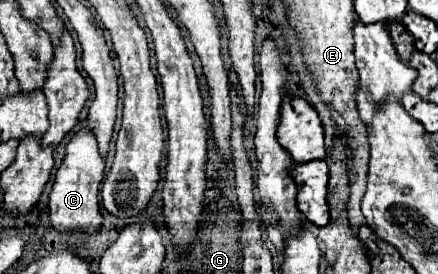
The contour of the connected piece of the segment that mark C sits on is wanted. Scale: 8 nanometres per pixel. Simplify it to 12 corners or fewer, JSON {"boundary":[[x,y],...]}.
{"boundary":[[88,124],[66,144],[50,190],[58,230],[94,232],[104,158]]}

